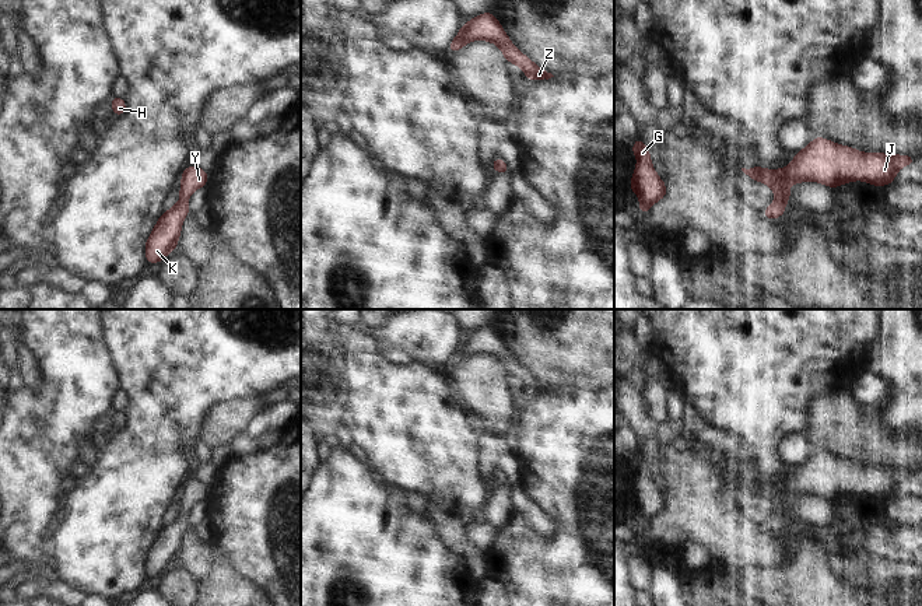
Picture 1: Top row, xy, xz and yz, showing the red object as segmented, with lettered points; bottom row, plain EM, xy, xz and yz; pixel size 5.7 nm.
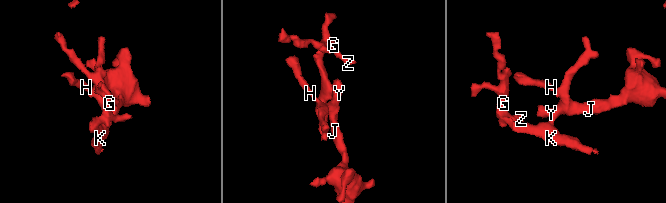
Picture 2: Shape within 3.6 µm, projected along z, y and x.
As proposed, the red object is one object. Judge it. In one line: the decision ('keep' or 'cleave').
keep

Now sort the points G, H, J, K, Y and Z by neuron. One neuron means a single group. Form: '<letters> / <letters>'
G H J K Y Z

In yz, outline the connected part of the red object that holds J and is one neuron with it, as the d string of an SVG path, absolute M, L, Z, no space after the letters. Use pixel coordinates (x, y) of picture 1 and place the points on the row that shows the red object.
M814 137L802 151L795 154L793 161L783 169L764 169L763 167L742 168L754 181L768 185L775 193L772 204L763 210L767 218L779 218L785 213L792 183L804 181L820 182L830 188L852 181L865 181L877 188L891 185L900 168L912 165L911 155L866 154L848 146L831 143L828 139Z

